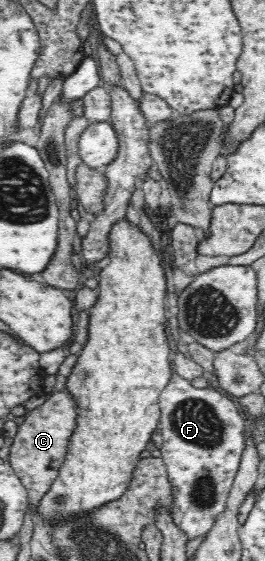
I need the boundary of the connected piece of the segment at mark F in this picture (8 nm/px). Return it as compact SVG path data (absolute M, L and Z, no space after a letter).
M175 370L159 397L163 458L172 483L170 516L187 539L205 535L225 509L229 490L237 473L247 435L243 412L237 403L213 383L197 389Z

